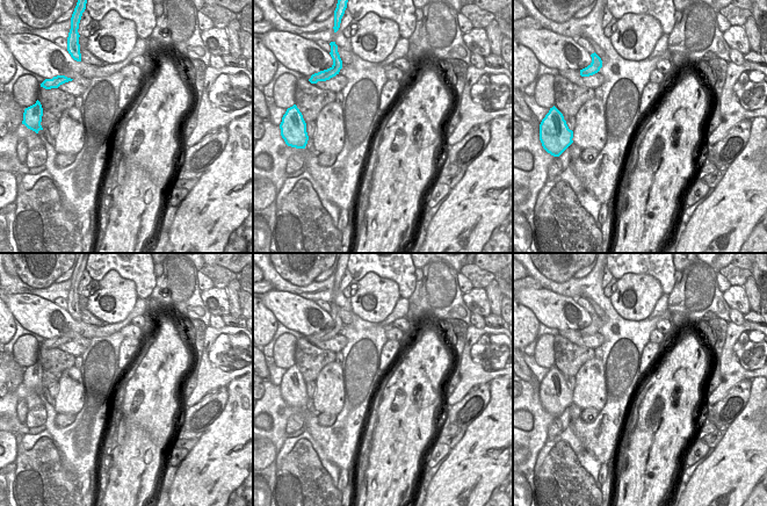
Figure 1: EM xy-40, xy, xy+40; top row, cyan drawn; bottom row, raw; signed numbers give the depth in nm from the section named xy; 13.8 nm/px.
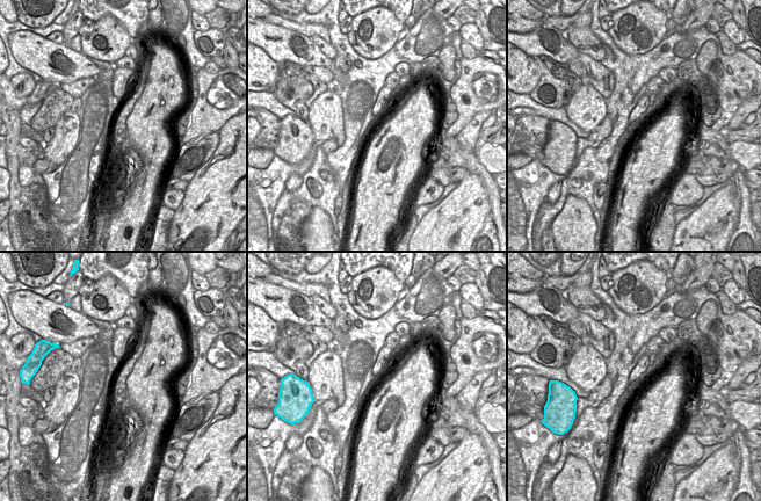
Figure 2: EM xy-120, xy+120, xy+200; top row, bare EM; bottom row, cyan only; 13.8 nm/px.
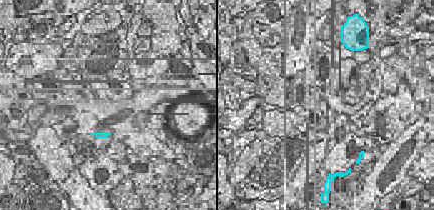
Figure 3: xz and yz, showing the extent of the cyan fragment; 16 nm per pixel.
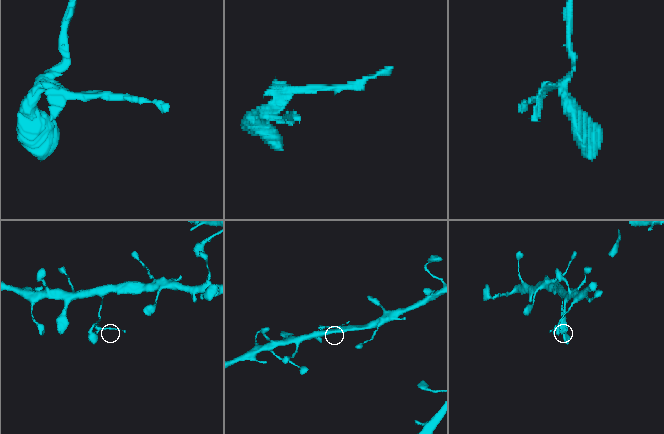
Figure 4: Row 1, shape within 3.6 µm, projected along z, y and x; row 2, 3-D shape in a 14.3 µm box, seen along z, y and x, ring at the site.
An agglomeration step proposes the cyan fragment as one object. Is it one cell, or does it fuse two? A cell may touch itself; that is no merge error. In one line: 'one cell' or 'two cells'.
two cells

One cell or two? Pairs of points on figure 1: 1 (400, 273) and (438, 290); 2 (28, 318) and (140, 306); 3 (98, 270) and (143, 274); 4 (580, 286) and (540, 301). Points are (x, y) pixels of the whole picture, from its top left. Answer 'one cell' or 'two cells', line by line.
1: two cells
2: one cell
3: one cell
4: two cells

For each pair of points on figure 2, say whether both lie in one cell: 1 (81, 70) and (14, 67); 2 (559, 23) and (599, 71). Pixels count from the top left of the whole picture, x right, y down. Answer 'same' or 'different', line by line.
1: different
2: different

